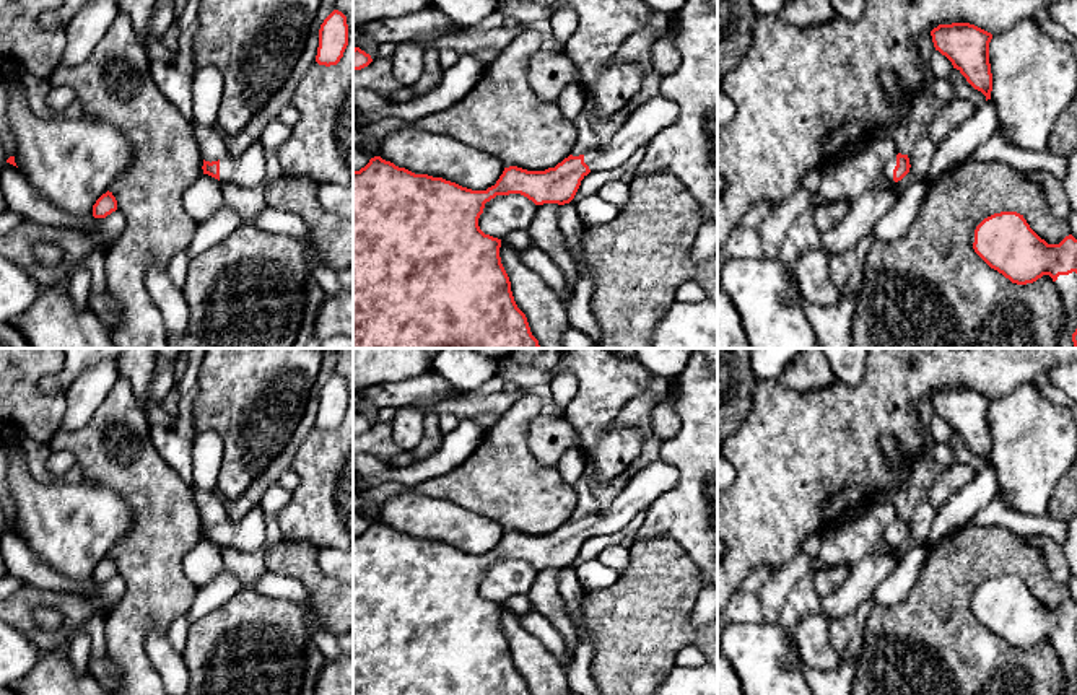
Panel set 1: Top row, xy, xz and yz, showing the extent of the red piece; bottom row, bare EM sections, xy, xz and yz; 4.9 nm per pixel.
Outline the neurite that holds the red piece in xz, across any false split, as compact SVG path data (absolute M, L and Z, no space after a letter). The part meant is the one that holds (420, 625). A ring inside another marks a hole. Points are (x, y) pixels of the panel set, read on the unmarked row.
M657 459L636 472L607 509L579 521L569 519L545 535L504 532L496 549L486 555L472 555L443 542L415 539L381 521L371 522L364 532L353 535L353 695L530 695L501 628L501 604L485 599L478 591L485 568L496 560L509 558L521 558L535 570L569 568L589 537L621 531L639 511L672 490L678 475L674 466Z

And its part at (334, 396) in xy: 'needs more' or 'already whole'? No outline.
already whole

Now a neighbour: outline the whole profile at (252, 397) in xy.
M207 348L198 371L195 431L215 431L225 451L218 492L241 498L290 443L322 365L324 348Z

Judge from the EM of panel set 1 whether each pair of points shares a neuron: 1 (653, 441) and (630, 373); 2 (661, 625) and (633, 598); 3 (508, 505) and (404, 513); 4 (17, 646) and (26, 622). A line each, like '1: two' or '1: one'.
1: two
2: one
3: two
4: two

